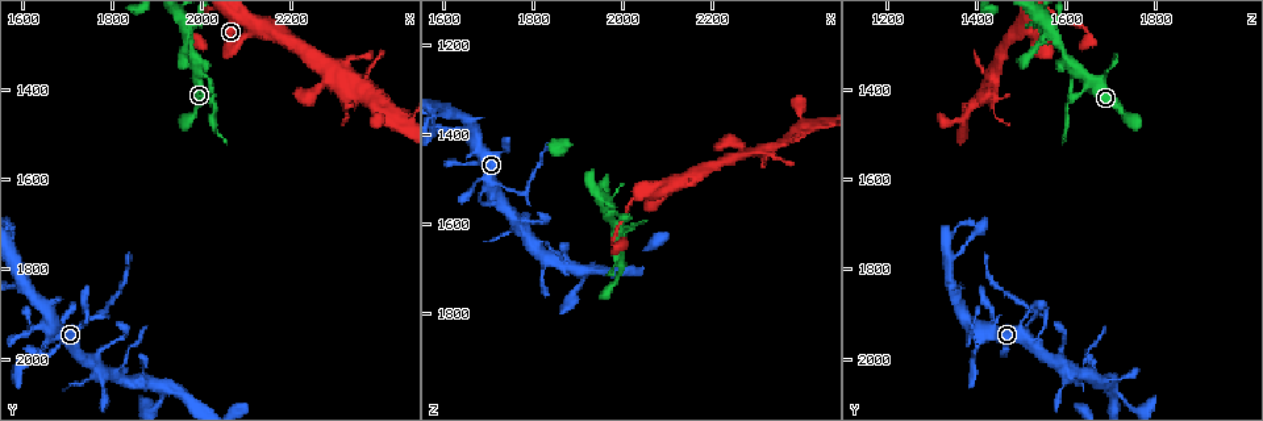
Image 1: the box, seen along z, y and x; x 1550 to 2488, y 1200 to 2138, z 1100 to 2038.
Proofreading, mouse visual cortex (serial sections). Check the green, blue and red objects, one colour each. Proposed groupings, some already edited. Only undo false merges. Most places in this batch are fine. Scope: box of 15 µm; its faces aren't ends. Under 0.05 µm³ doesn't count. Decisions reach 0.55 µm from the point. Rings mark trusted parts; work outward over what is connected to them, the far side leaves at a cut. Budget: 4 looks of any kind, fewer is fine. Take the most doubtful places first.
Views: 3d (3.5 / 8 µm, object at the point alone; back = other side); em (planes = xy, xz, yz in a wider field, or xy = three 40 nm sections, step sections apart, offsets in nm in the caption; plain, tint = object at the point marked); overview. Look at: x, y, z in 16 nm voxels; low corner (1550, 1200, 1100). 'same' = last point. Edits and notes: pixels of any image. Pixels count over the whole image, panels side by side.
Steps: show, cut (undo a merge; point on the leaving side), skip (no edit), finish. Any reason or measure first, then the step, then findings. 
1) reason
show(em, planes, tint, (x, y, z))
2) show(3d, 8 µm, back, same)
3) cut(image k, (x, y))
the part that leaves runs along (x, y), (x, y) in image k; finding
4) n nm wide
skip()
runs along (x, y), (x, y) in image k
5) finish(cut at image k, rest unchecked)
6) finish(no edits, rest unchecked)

sharp bend
show(3d, 3.5 µm, (1775, 1900, 1530))

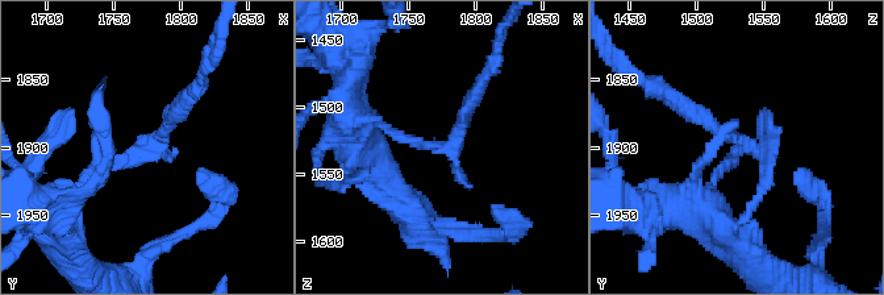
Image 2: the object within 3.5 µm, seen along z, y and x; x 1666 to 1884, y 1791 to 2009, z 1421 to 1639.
cut(image 2, (708, 116))
the part that leaves runs along (436, 145), (455, 145), (488, 71) in image 2; a second cell is stuck on

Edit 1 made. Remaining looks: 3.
show(overview)

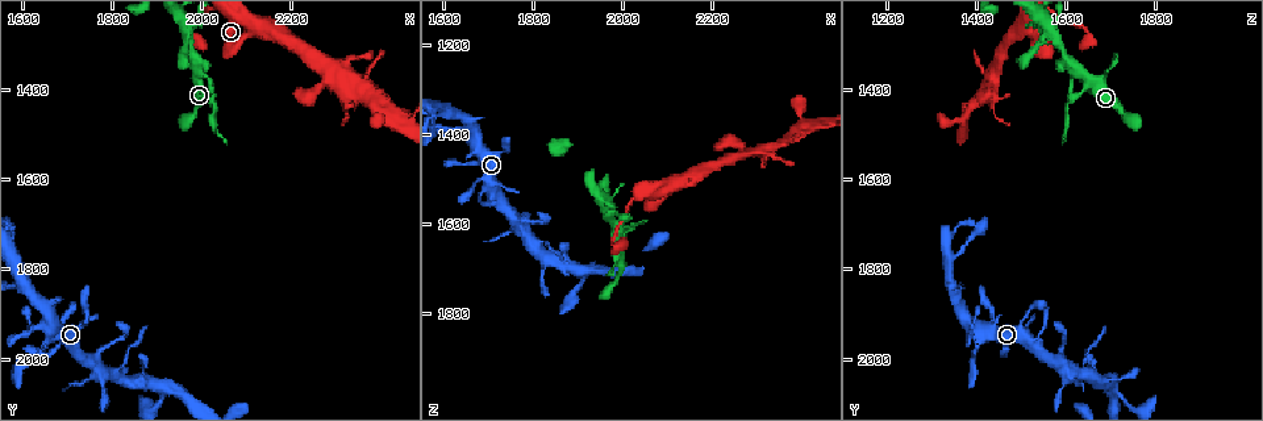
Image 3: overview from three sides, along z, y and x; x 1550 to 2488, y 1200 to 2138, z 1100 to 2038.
sudden change in width
show(3d, 3.5 µm, (2395, 1450, 1385))

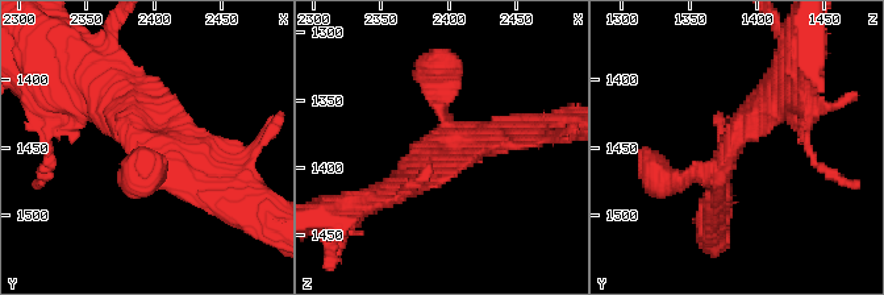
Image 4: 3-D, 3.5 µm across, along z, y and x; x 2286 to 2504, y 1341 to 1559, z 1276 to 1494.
skip()
continuous, no second cell

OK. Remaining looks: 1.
finish(cut at image 2, rest unchecked)

